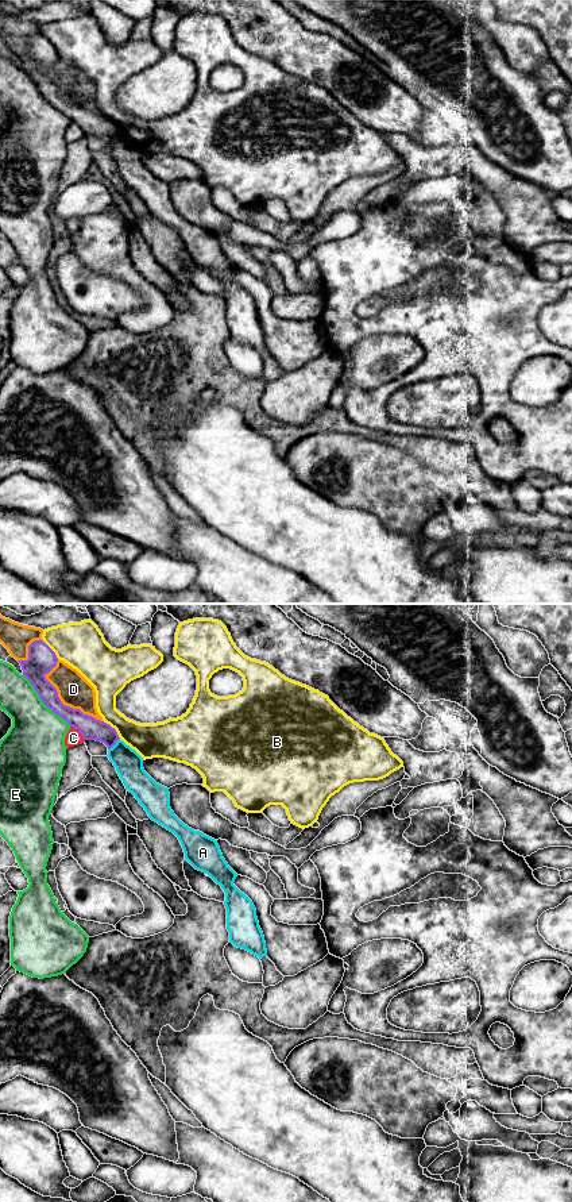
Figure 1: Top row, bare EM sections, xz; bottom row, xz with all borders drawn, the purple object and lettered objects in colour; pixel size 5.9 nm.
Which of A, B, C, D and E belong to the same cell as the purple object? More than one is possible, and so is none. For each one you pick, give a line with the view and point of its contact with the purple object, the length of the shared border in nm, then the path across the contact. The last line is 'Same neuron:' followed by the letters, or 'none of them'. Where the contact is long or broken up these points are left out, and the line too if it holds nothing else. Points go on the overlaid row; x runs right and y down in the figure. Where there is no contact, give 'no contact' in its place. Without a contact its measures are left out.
Same neuron: none of them

